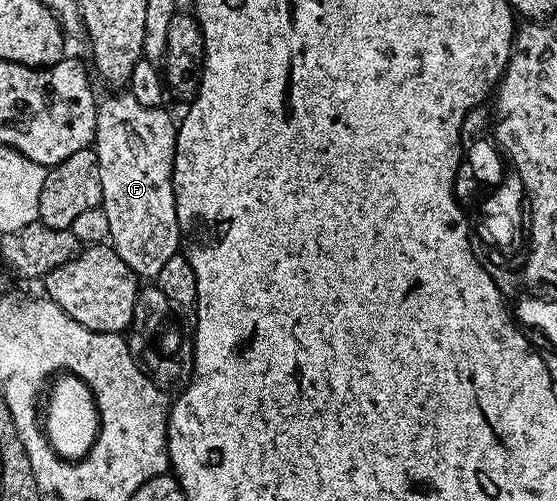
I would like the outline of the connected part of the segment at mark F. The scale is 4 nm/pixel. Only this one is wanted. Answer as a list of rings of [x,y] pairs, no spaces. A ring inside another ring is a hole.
[[[128,91],[122,93],[119,97],[110,97],[106,102],[98,105],[98,128],[94,131],[93,148],[98,154],[98,162],[100,163],[100,183],[102,184],[102,210],[108,215],[108,227],[110,228],[109,240],[112,247],[120,255],[120,259],[124,259],[124,263],[128,263],[128,267],[132,267],[132,271],[137,273],[139,278],[154,279],[157,278],[160,267],[164,267],[164,263],[168,263],[168,259],[172,259],[174,253],[180,249],[180,234],[178,231],[178,220],[176,219],[176,203],[174,202],[174,183],[172,180],[172,170],[174,167],[174,143],[176,134],[174,134],[174,121],[165,113],[165,108],[149,109],[140,103],[136,103],[136,99]]]

